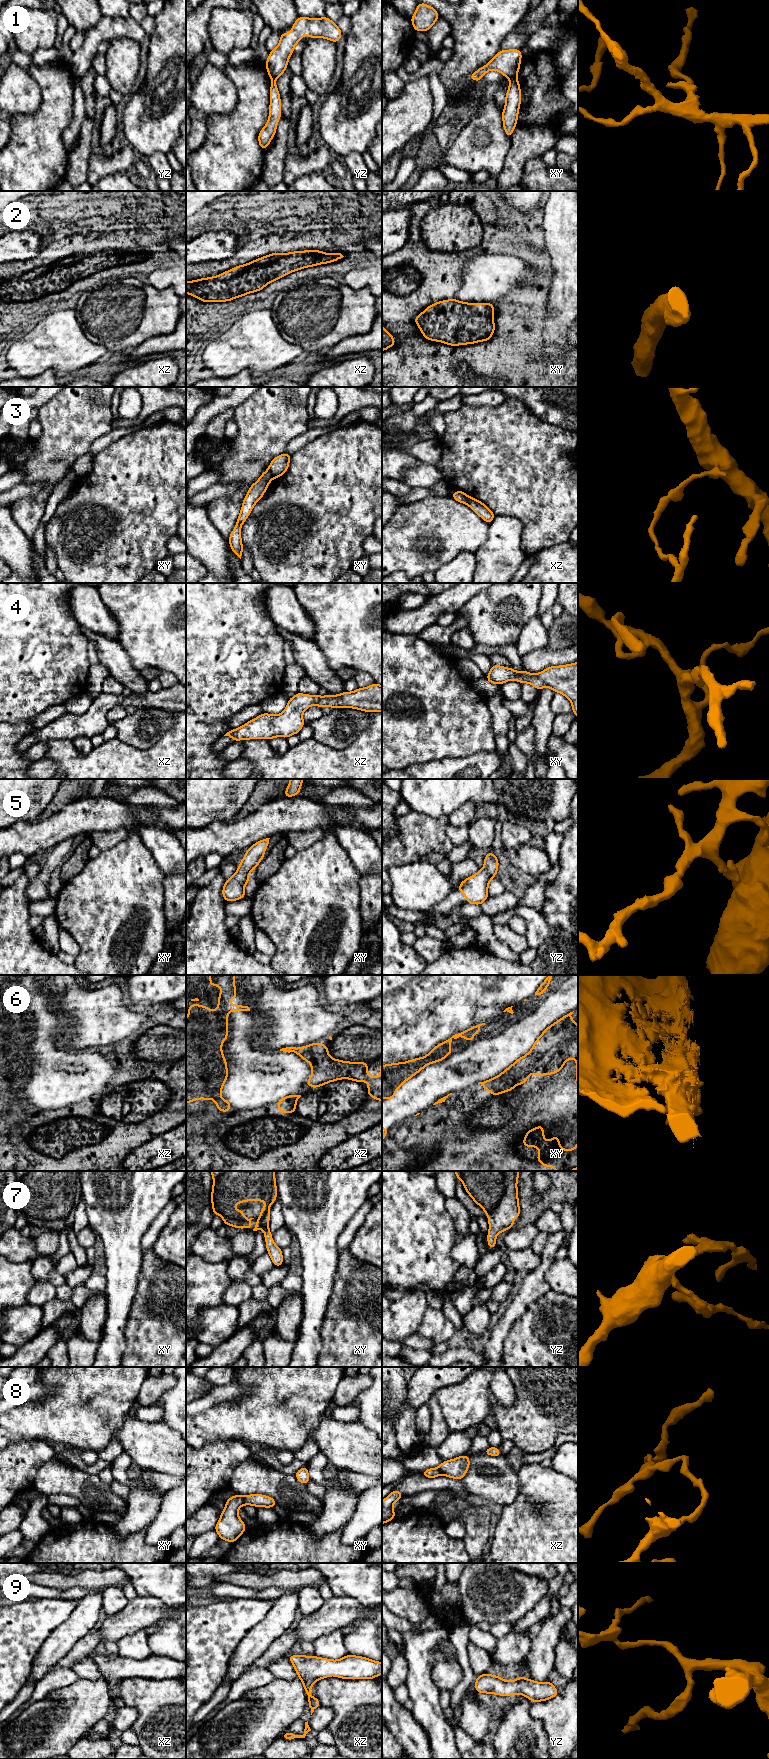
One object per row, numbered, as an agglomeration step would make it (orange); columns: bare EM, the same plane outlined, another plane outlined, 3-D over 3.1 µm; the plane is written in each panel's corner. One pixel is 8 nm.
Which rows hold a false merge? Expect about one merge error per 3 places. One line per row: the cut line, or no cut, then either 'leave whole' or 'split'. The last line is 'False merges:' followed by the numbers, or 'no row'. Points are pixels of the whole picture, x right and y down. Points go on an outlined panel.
1: cut in xy along (515, 76), (509, 79); split
2: no cut; leave whole
3: cut in xy along (269, 469), (273, 477); split
4: no cut; leave whole
5: no cut; leave whole
6: cut in xy along (570, 1015), (558, 1022), (548, 1037), (534, 1044); split
7: no cut; leave whole
8: cut in xy along (242, 1496), (243, 1504); split
9: no cut; leave whole
False merges: 1, 3, 6, 8

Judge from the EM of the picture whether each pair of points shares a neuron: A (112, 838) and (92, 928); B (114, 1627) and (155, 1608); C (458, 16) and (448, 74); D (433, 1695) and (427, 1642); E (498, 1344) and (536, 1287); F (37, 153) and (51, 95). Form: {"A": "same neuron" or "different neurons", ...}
{"A": "different neurons", "B": "same neuron", "C": "same neuron", "D": "same neuron", "E": "same neuron", "F": "same neuron"}

